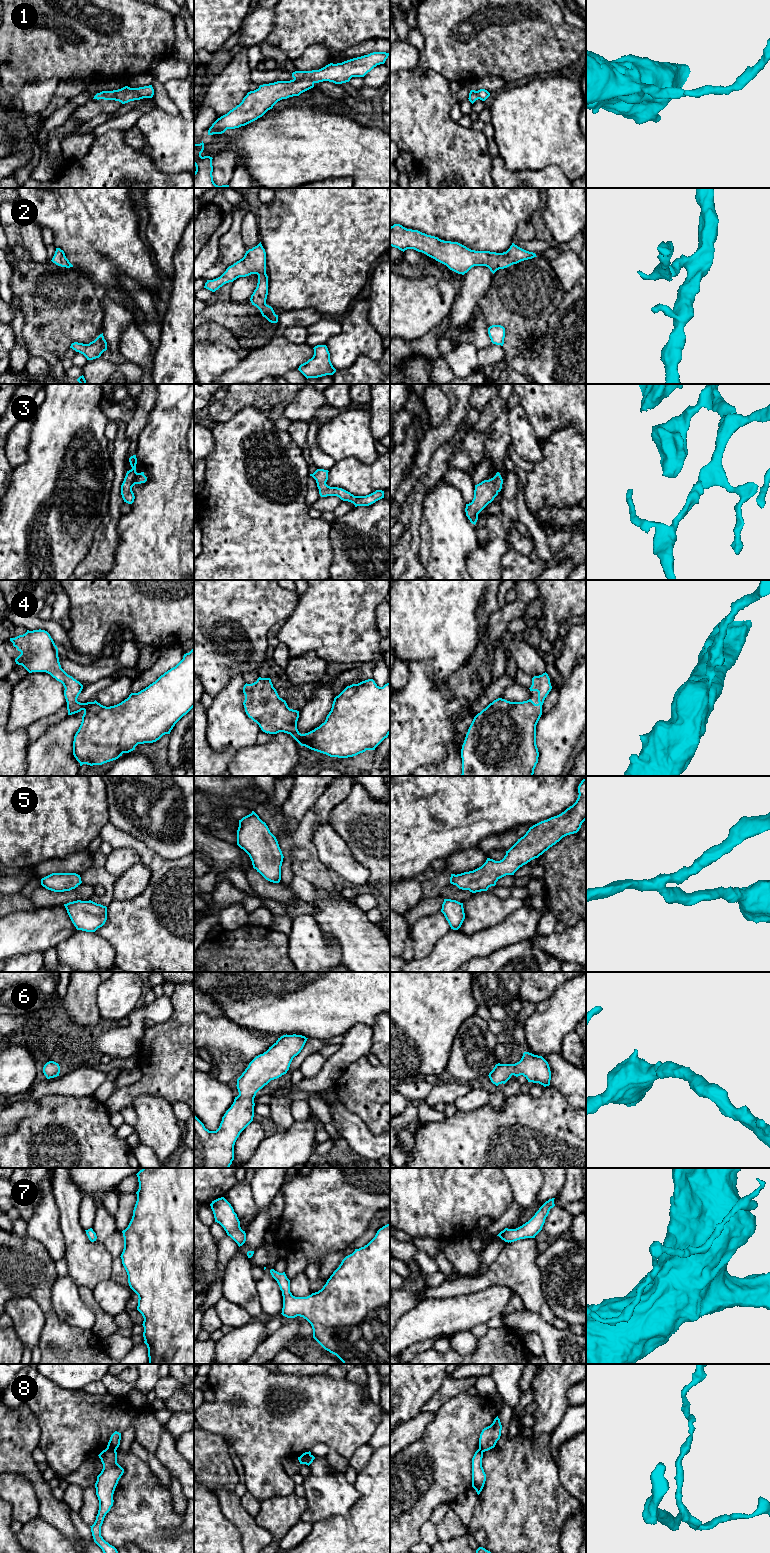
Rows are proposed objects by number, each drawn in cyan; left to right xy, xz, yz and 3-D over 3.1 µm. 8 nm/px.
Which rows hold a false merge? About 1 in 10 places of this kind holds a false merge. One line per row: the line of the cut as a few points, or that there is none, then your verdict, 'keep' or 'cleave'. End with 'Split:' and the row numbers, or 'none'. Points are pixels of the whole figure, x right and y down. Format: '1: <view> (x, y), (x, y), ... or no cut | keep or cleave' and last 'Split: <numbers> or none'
1: no cut | keep
2: no cut | keep
3: no cut | keep
4: no cut | keep
5: no cut | keep
6: no cut | keep
7: no cut | keep
8: xy (106, 1448), (112, 1448), (115, 1451) | cleave
Split: 8

